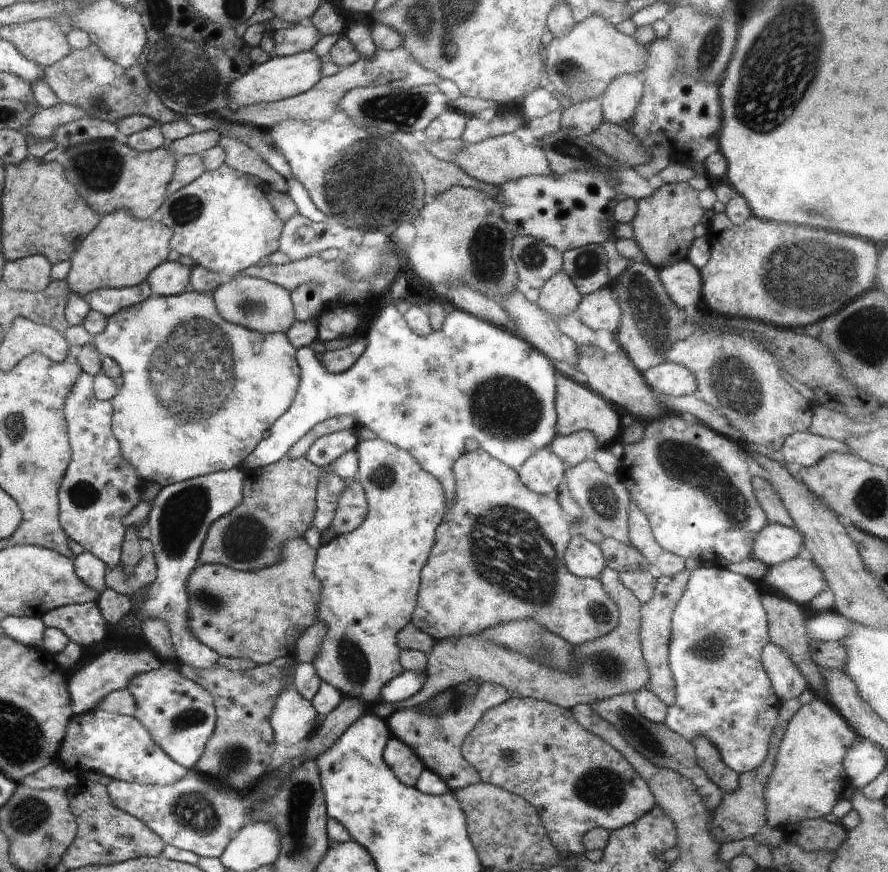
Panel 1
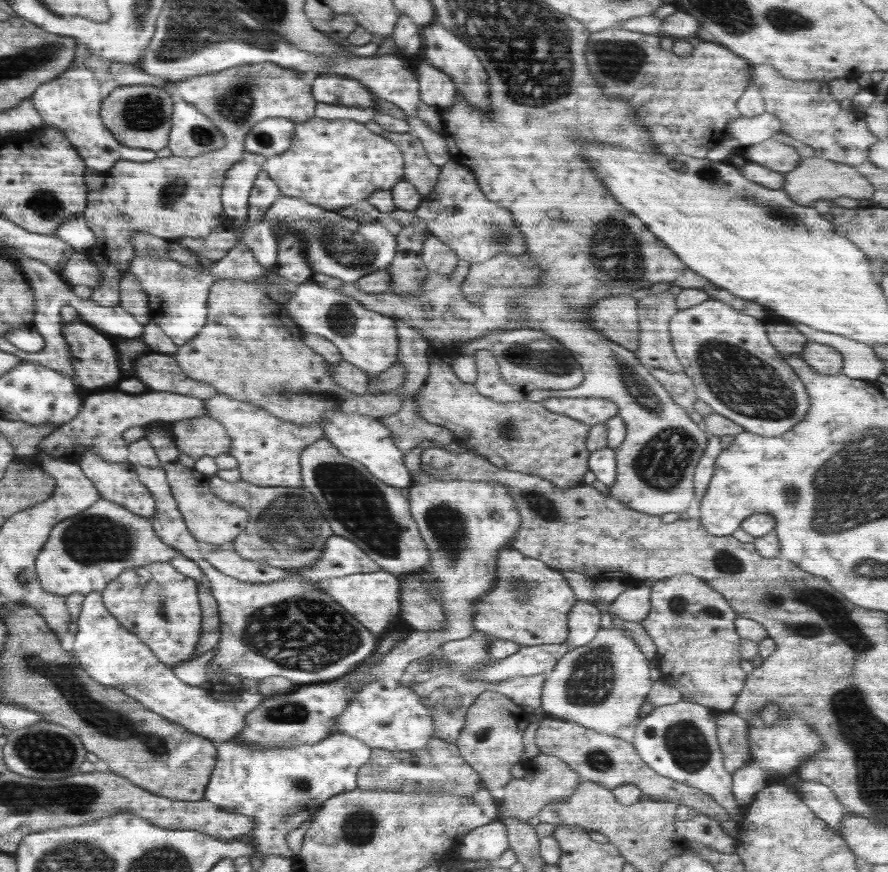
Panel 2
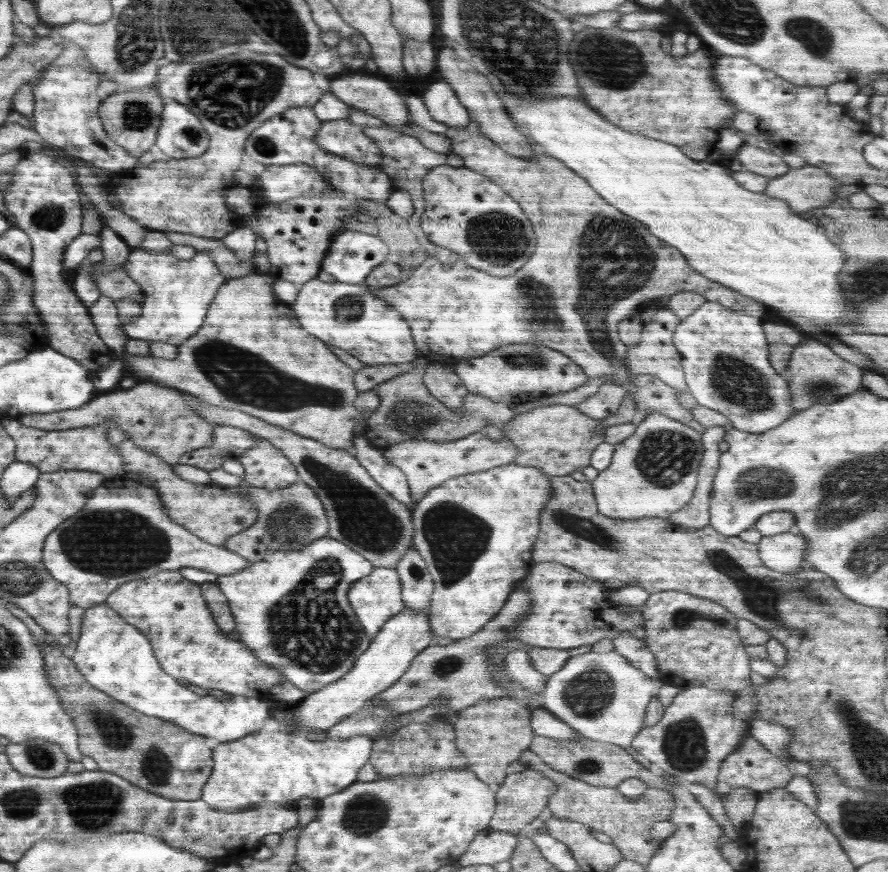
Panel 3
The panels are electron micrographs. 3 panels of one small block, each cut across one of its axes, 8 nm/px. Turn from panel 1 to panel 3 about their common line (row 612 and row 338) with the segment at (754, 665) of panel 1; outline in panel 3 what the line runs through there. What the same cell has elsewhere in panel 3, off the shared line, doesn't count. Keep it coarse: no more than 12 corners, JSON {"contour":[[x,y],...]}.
{"contour":[[707,301],[674,332],[688,395],[752,434],[793,415],[762,320]]}

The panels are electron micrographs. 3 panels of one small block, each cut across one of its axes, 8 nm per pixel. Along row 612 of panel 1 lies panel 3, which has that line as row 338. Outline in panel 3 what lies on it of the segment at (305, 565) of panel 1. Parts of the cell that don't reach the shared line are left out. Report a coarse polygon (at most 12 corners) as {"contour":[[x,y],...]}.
{"contour":[[226,280],[175,359],[208,404],[354,454],[355,370],[271,291]]}

